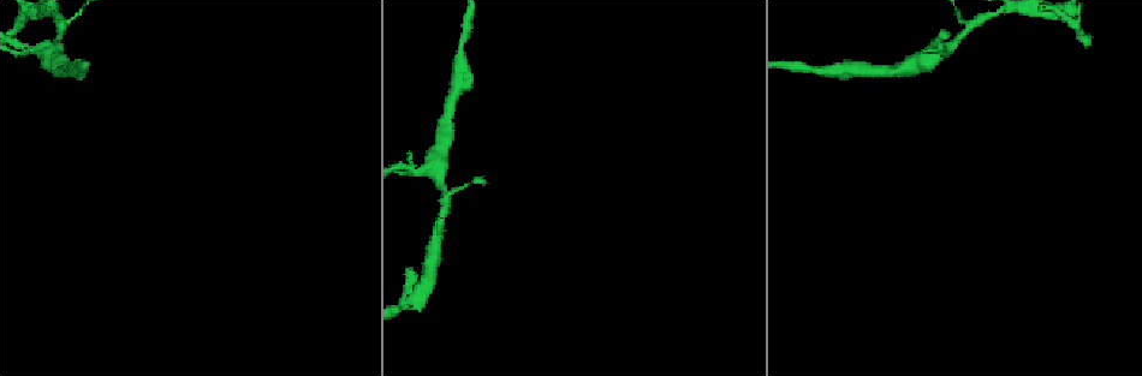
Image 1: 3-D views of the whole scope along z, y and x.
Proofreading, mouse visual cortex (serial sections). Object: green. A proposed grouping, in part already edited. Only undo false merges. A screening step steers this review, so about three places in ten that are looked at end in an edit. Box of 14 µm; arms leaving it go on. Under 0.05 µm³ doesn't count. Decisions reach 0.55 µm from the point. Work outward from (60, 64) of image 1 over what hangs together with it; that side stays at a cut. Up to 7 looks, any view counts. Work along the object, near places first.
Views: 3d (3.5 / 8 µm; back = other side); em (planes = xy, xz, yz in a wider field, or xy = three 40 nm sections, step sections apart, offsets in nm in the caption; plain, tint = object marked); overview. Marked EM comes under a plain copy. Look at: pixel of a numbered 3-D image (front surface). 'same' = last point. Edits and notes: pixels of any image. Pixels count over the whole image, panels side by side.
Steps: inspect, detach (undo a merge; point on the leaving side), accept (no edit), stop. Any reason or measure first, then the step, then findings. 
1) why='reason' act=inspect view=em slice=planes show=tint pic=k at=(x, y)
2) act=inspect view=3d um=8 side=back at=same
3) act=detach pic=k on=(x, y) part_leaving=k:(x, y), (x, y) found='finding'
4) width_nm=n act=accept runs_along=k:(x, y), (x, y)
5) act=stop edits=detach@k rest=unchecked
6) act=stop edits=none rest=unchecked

why='sharp bend' act=inspect view=3d um=3.5 pic=1 at=(63, 29)

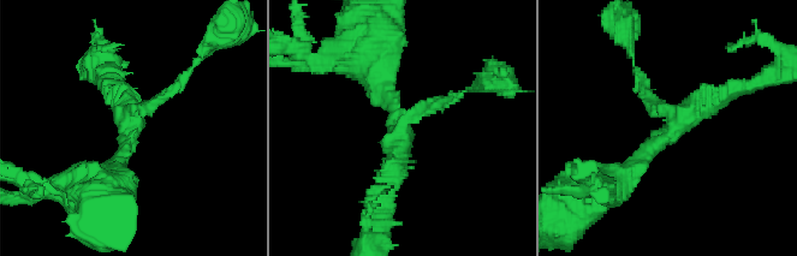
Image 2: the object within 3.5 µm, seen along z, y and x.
act=inspect view=em slice=xy step=1 show=tint pic=2 at=(134, 126)

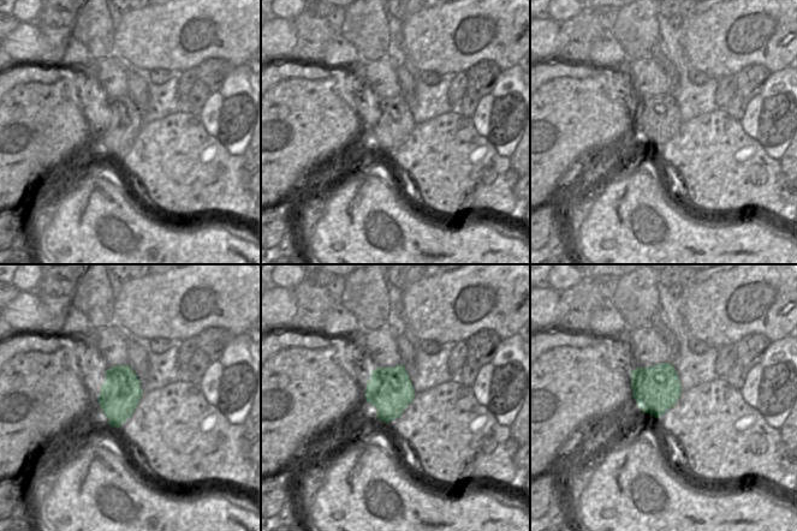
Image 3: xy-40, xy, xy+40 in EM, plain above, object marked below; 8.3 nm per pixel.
width_nm=380 act=accept runs_along=2:(620, 176), (691, 108), (738, 87) found='all the same cell'

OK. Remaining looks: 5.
why='sharp bend' act=inspect view=3d um=8 pic=1 at=(413, 173)

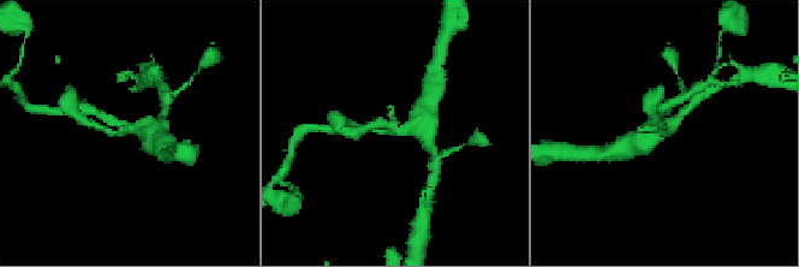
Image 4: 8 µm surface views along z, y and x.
why='zoom in' act=inspect view=3d um=3.5 pic=4 at=(126, 129)

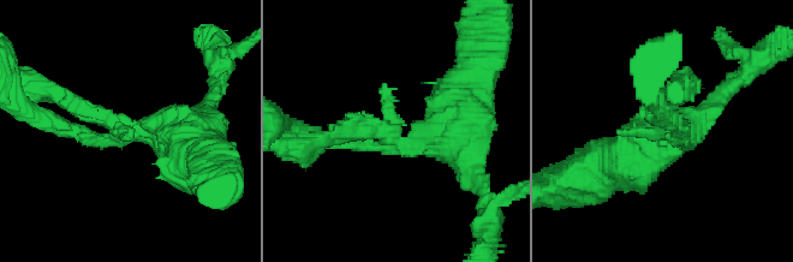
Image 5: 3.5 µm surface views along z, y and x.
act=inspect view=em slice=xy step=2 show=tint pic=5 at=(400, 143)

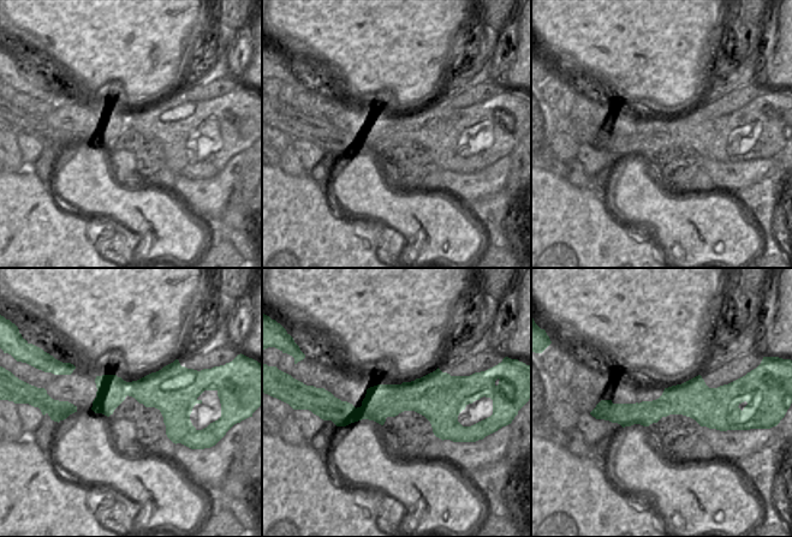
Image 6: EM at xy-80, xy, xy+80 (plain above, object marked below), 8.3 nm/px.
act=detach pic=5 on=(385, 93) part_leaving=5:(388, 135), (351, 125), (310, 159) found='two cells meet here'

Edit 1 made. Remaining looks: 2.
act=stop edits=detach@5 rest=unchecked

